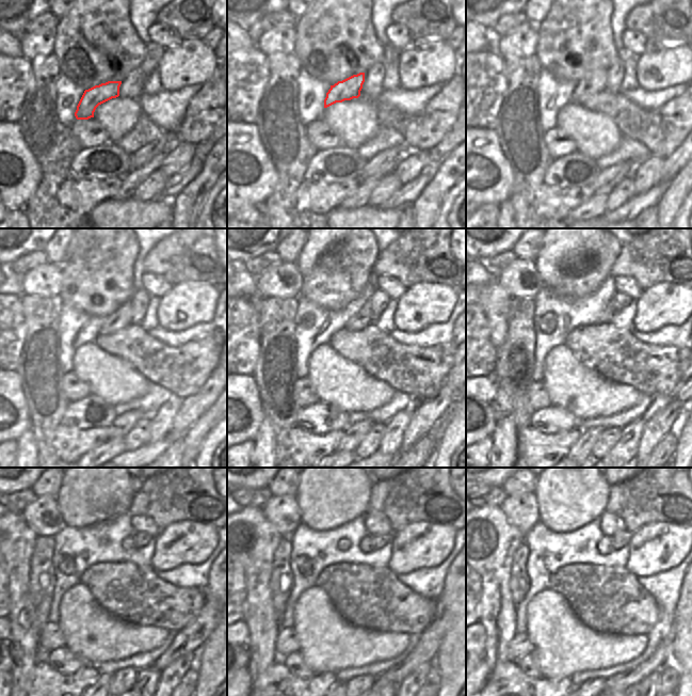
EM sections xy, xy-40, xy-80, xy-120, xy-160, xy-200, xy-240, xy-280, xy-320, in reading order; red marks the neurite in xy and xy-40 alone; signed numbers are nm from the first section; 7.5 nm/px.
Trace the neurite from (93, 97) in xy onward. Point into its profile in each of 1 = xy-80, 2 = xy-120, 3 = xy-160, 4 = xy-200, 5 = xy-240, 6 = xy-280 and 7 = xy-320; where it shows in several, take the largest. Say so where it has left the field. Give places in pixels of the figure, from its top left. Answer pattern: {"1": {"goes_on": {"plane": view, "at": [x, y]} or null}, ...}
{"1": {"goes_on": {"plane": "xy-80", "at": [595, 81]}}, "2": {"goes_on": {"plane": "xy-120", "at": [122, 317]}}, "3": {"goes_on": {"plane": "xy-160", "at": [363, 318]}}, "4": {"goes_on": {"plane": "xy-200", "at": [608, 312]}}, "5": {"goes_on": {"plane": "xy-240", "at": [128, 543]}}, "6": {"goes_on": {"plane": "xy-280", "at": [367, 546]}}, "7": {"goes_on": {"plane": "xy-320", "at": [605, 546]}}}

